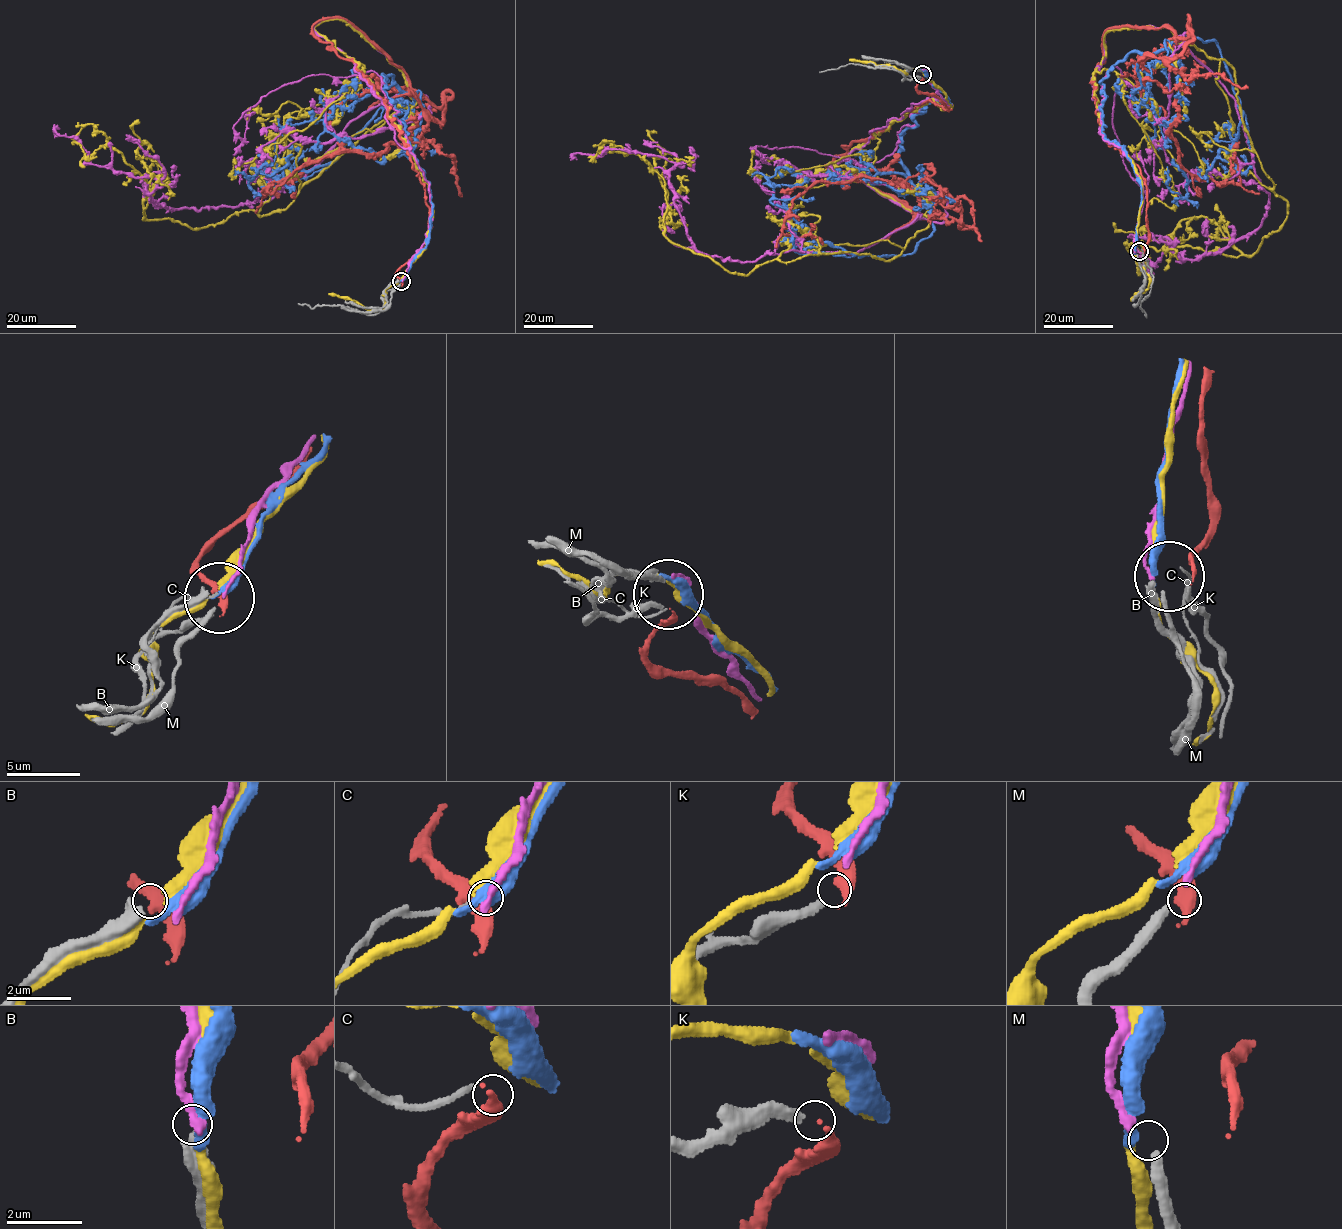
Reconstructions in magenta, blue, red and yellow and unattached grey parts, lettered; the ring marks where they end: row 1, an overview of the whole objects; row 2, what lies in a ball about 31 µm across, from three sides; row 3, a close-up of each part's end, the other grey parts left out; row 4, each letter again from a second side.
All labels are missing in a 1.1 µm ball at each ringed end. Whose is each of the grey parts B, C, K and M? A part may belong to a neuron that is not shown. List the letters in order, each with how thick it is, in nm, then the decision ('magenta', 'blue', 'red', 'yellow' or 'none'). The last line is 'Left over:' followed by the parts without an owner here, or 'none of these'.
B: calibre 460 nm; none
C: calibre 140 nm; none
K: calibre 260 nm; none
M: calibre 320 nm; none
Left over: B, C, K, M

